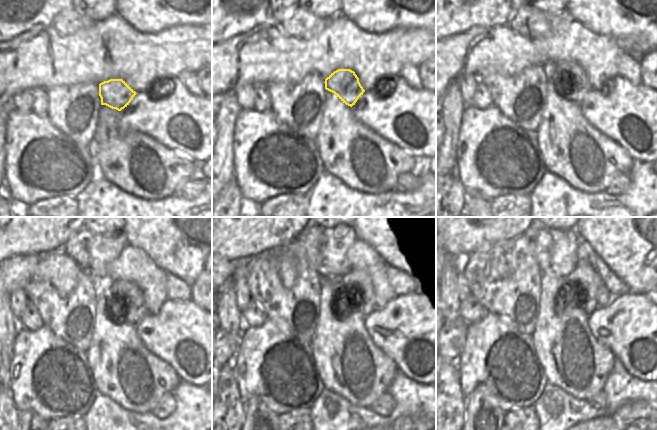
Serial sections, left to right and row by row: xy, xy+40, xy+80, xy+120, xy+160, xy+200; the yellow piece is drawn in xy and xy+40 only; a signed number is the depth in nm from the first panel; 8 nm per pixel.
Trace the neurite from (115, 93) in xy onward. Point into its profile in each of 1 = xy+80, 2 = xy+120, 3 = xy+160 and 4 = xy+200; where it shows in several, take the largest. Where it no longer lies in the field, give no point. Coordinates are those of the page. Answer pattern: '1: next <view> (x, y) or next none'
1: next xy+80 (571, 81)
2: next xy+120 (124, 295)
3: next xy+160 (359, 289)
4: next xy+200 (585, 283)

